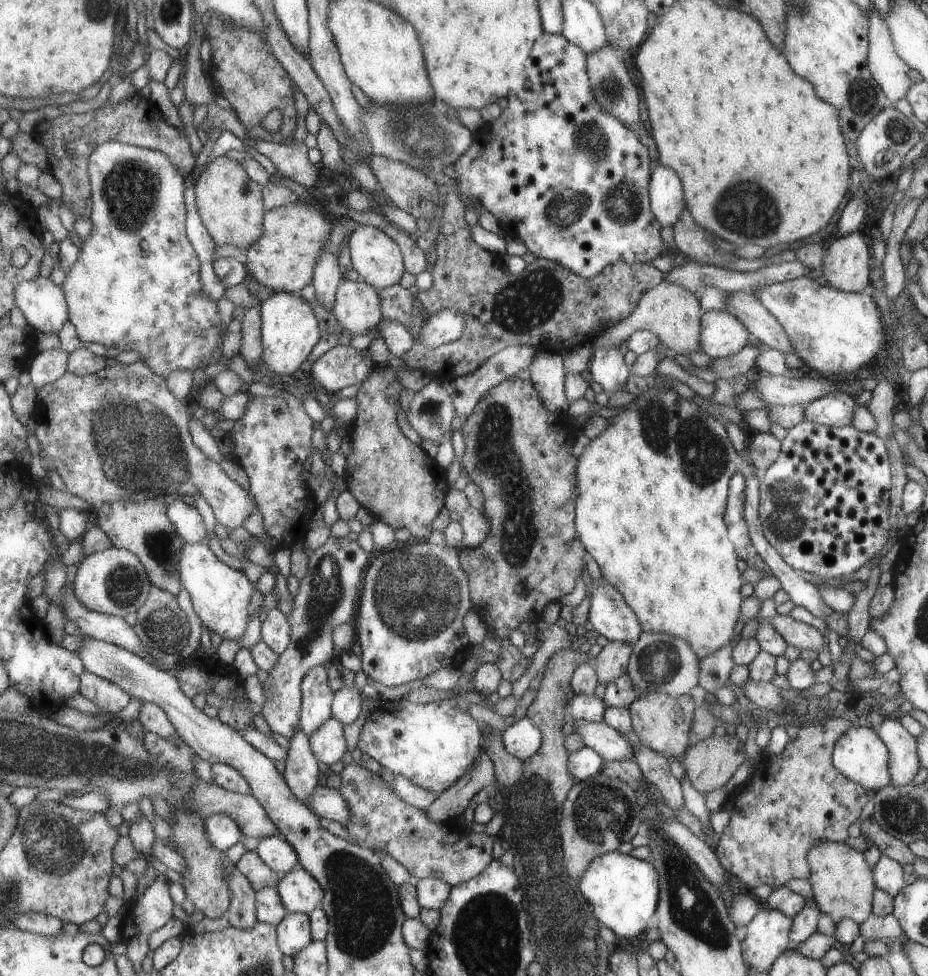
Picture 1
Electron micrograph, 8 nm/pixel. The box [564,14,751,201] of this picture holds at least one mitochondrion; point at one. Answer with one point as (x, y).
(590, 141)

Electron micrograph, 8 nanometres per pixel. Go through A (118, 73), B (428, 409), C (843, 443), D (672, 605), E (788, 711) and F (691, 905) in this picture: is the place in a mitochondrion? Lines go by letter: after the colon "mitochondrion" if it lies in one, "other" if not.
A: other
B: mitochondrion
C: other
D: other
E: other
F: mitochondrion

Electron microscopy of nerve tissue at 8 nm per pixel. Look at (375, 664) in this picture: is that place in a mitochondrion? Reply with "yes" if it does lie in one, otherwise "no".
no

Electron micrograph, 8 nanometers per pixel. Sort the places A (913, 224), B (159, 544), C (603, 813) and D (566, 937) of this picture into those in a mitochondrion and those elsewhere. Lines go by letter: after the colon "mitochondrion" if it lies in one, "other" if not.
A: other
B: mitochondrion
C: mitochondrion
D: mitochondrion

